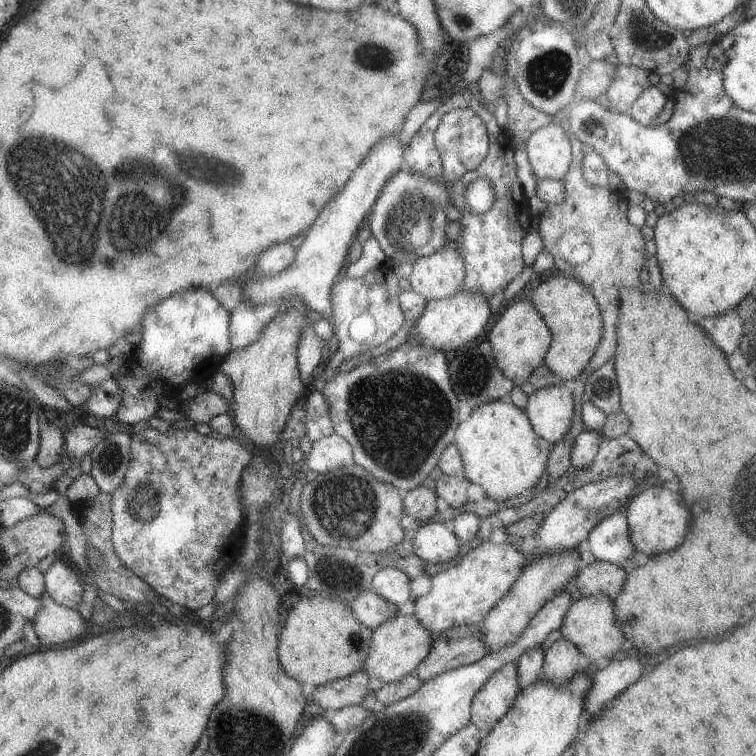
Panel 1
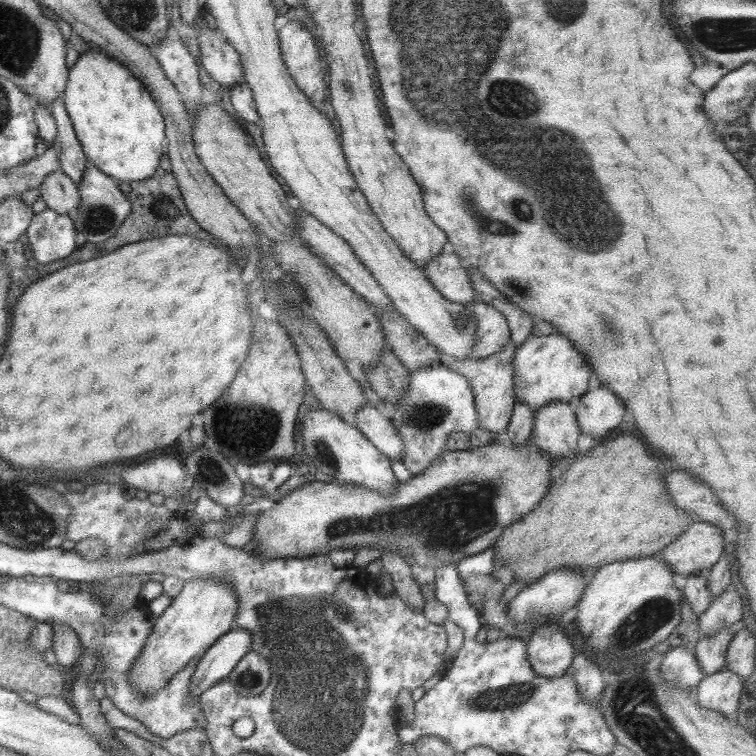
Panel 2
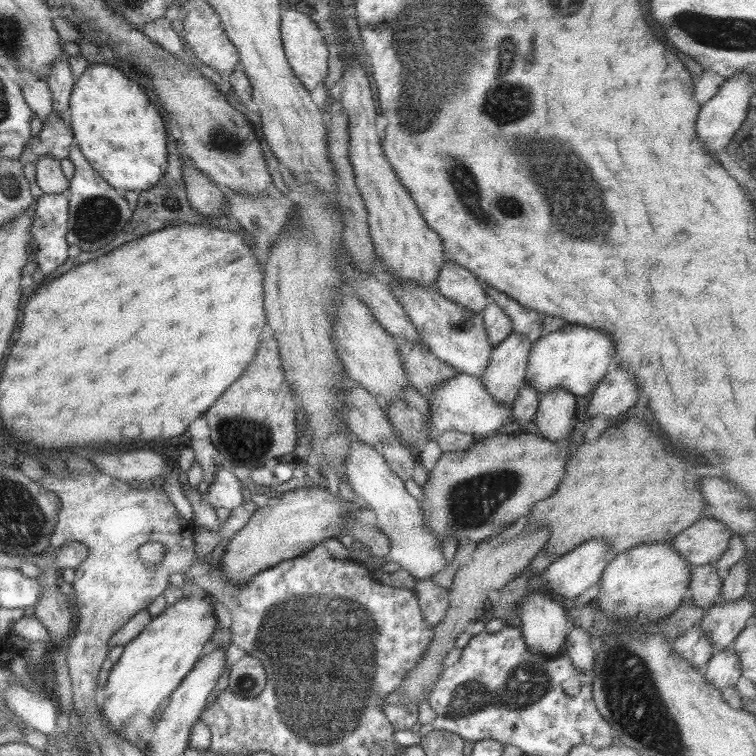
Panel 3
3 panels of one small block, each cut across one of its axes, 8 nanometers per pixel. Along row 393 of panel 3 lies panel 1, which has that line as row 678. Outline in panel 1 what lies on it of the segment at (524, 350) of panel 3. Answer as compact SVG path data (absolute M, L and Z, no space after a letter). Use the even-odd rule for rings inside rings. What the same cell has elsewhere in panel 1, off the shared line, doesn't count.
M516 664L500 666L497 672L487 678L487 682L477 690L471 699L469 722L479 728L484 736L495 723L509 710L519 688Z

